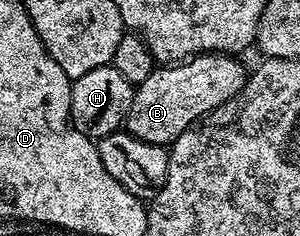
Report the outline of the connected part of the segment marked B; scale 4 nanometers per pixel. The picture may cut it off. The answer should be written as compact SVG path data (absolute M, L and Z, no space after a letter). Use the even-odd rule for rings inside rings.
M201 53L199 57L153 68L140 85L128 112L127 132L155 145L171 146L190 126L197 124L222 103L235 101L244 89L246 68L226 53Z

